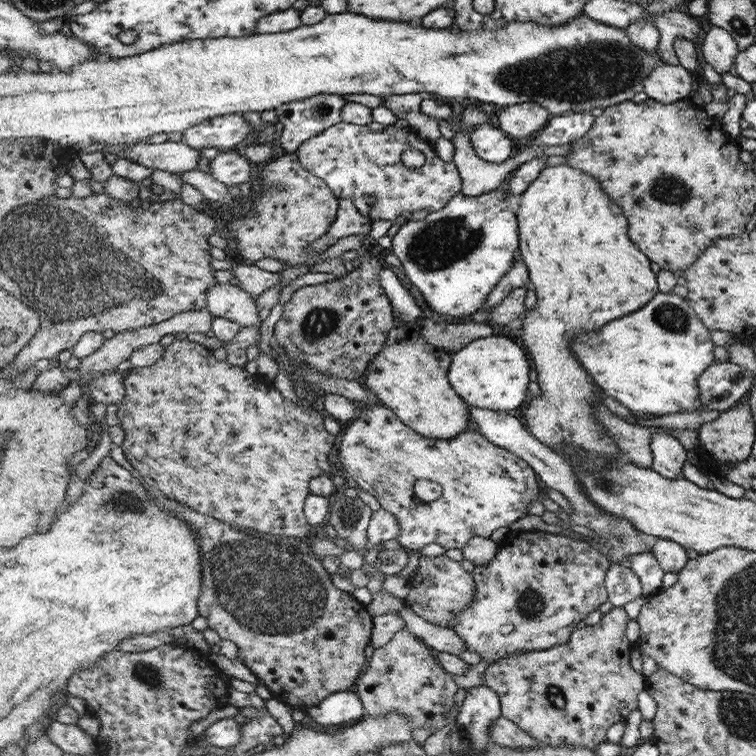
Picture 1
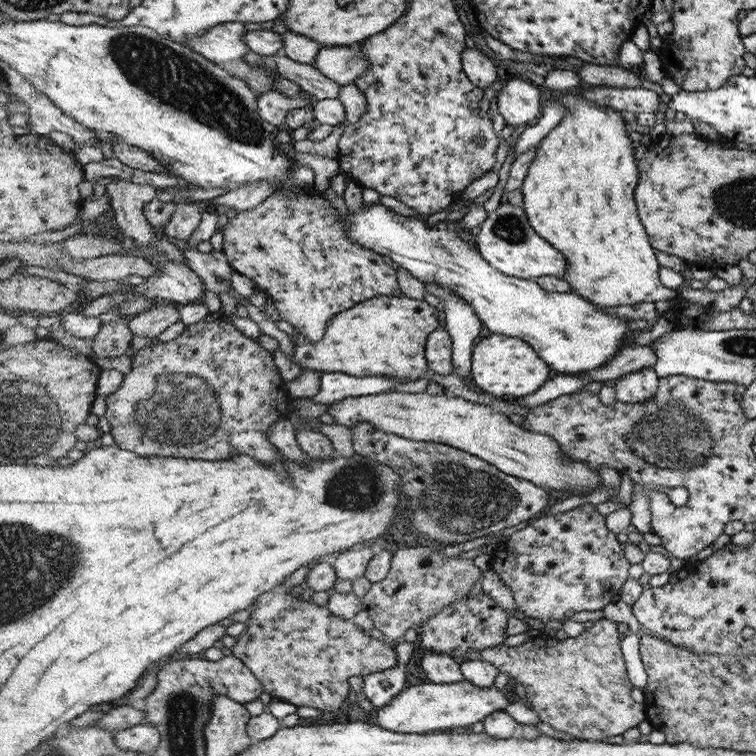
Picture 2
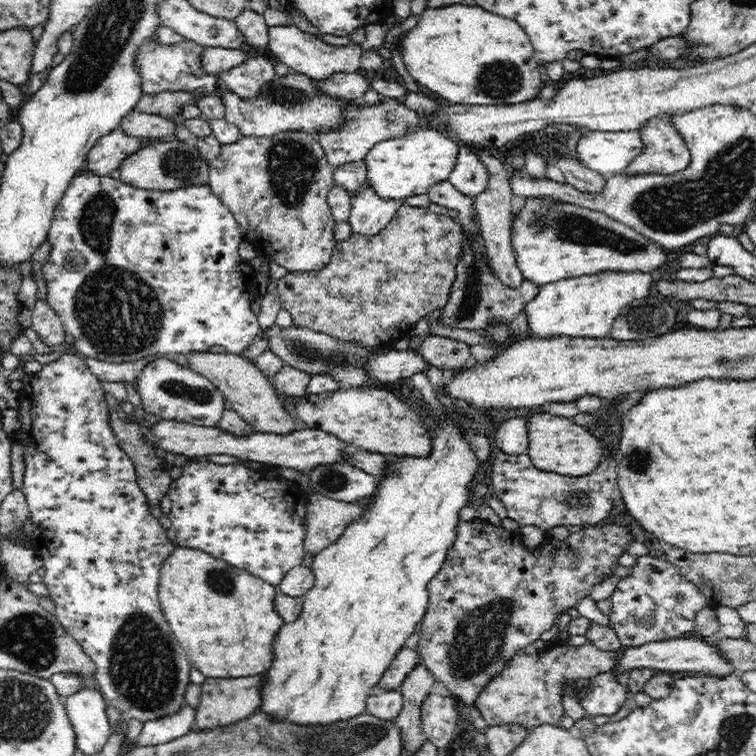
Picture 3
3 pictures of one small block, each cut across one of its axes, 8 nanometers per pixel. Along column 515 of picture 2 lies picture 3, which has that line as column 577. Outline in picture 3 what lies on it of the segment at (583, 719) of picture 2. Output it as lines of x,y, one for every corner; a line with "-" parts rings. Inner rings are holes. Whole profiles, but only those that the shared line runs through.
593,643
556,646
538,654
519,652
507,661
500,675
479,691
472,704
482,713
488,727
510,723
522,725
528,730
545,724
559,726
560,719
566,715
561,703
564,686
582,678
592,680
611,672
620,656
619,651
604,651

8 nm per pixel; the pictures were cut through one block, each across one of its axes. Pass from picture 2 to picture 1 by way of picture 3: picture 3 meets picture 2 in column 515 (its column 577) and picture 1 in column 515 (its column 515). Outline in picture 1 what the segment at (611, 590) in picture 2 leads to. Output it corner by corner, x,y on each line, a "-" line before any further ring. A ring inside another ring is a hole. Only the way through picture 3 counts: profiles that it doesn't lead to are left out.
539,530
512,533
499,545
490,563
476,565
472,570
476,591
469,608
453,620
451,630
468,646
468,652
480,654
488,665
506,656
549,650
567,643
574,634
576,624
606,602
607,571
611,568
609,558
592,556
588,548
588,542
580,542
579,538
570,538
569,535

